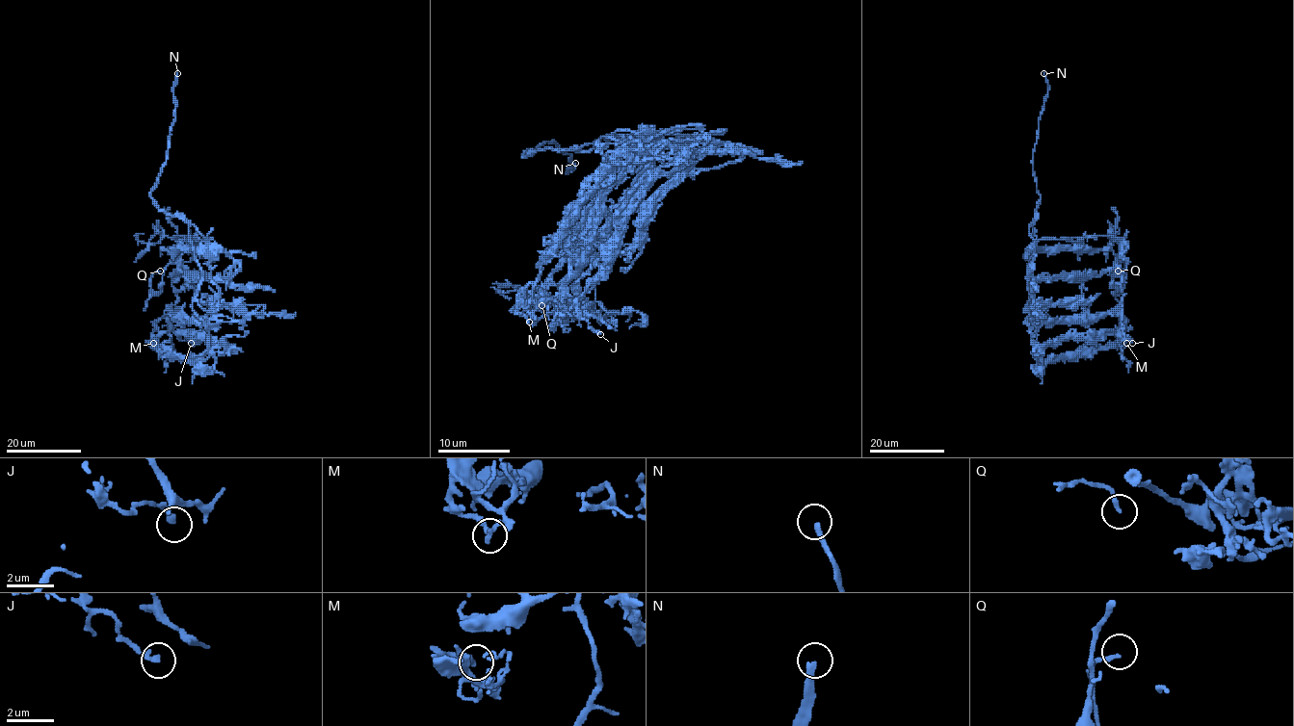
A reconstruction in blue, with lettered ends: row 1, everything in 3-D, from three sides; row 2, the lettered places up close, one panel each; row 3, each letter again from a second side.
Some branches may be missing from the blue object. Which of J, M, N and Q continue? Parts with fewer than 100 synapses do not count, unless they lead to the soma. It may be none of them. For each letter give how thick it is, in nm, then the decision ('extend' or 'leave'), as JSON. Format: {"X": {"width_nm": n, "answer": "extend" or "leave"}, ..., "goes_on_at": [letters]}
{"J": {"width_nm": 200, "answer": "leave"}, "M": {"width_nm": 240, "answer": "leave"}, "N": {"width_nm": 240, "answer": "extend"}, "Q": {"width_nm": 170, "answer": "leave"}, "goes_on_at": ["N"]}

